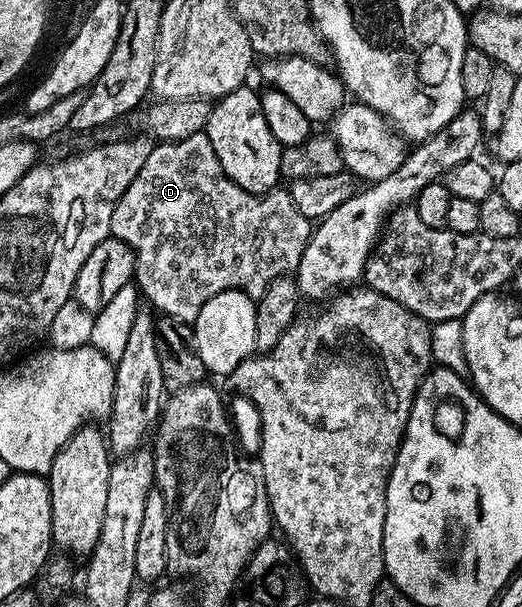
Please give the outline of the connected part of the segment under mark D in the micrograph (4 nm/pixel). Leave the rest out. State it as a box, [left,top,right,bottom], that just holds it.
[110,132,312,324]

